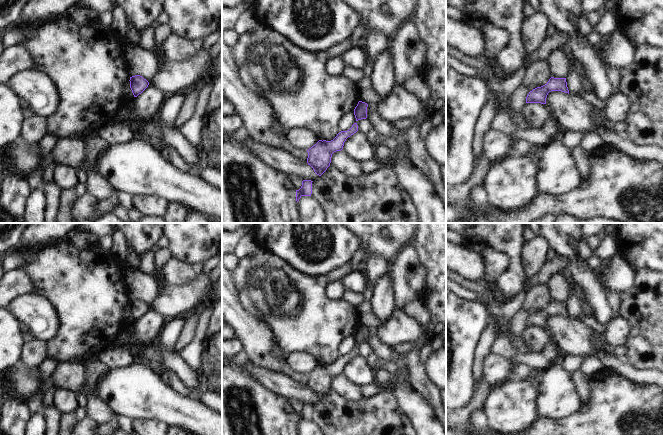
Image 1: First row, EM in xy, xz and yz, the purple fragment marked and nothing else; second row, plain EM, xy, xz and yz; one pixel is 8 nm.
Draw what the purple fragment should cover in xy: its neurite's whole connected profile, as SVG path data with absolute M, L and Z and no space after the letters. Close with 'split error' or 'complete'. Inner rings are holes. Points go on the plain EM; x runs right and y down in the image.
M140 299L130 301L130 312L134 321L141 318L149 309L149 306Z | complete

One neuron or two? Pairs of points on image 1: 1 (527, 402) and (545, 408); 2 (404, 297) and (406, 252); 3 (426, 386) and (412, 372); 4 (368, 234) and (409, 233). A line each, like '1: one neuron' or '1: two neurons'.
1: two neurons
2: one neuron
3: one neuron
4: one neuron

